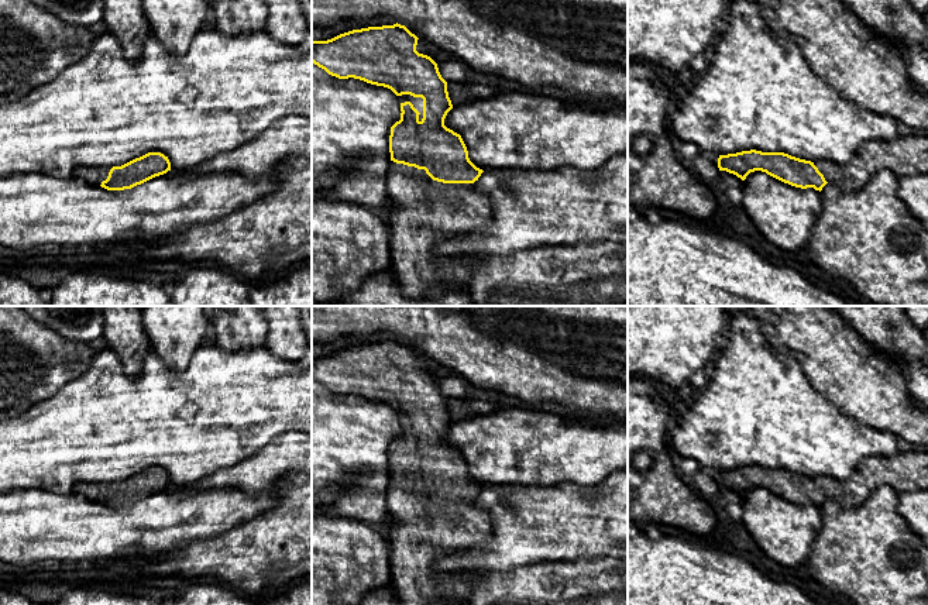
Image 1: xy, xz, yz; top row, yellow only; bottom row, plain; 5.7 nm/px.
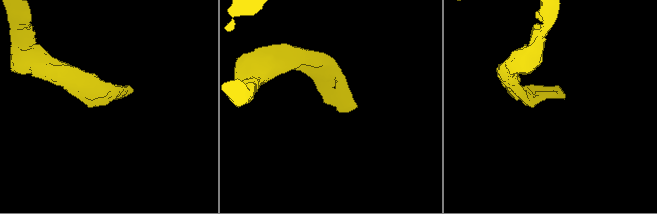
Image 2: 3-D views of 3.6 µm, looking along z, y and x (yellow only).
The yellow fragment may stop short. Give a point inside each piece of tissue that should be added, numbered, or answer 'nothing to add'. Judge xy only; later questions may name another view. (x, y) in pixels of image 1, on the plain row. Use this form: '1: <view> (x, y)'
1: xy (95, 491)

